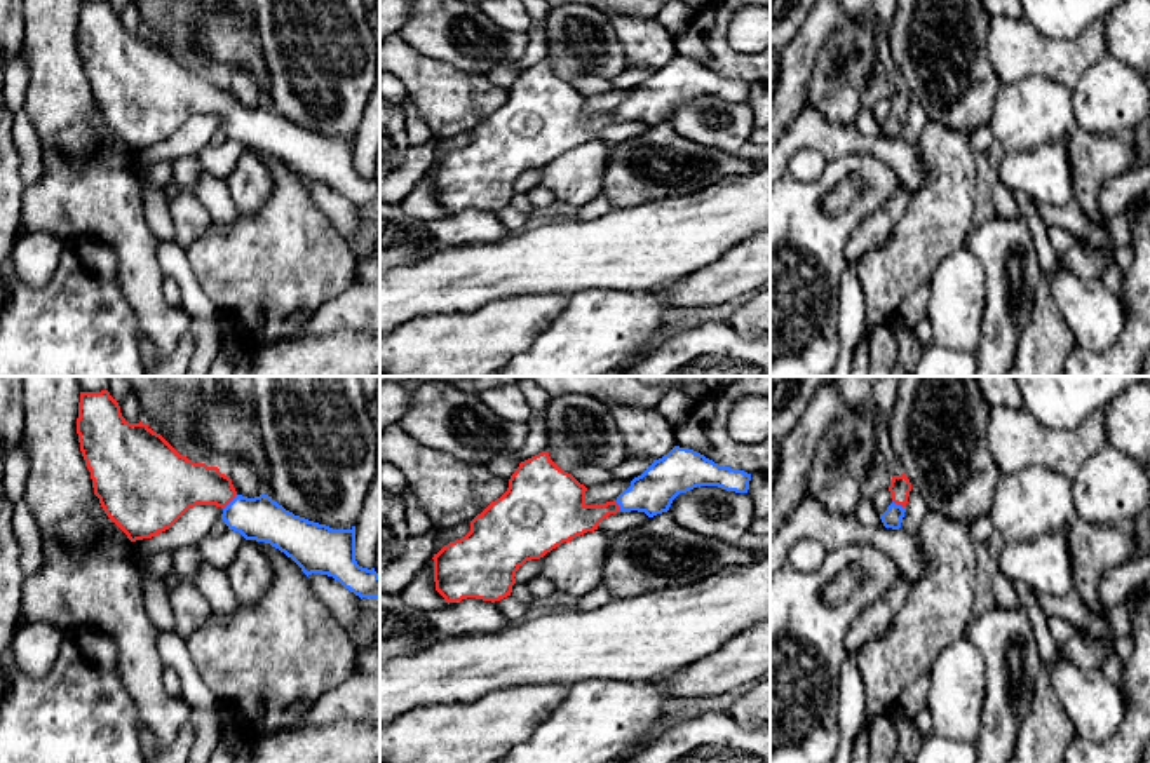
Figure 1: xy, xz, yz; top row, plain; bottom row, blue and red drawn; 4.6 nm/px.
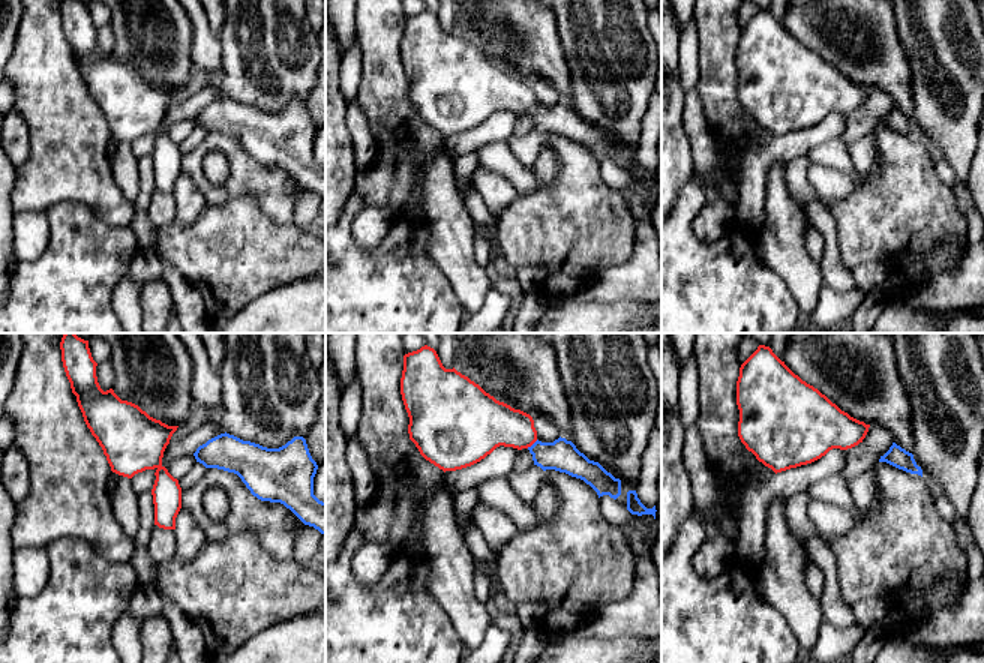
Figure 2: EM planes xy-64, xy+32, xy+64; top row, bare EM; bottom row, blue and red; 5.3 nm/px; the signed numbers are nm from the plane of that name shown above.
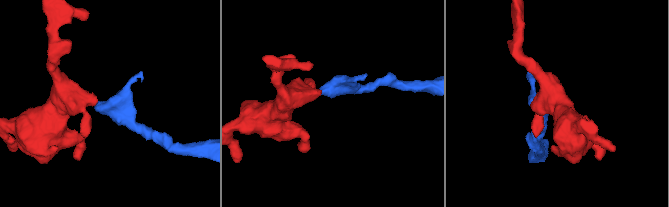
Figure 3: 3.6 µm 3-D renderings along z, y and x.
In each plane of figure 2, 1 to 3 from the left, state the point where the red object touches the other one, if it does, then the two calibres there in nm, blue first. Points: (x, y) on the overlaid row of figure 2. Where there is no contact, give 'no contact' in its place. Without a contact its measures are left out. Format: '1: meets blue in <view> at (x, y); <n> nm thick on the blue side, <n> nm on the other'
1: no contact
2: meets blue in xy+32 at (533, 444); 170 nm thick on the blue side, 260 nm on the other
3: no contact

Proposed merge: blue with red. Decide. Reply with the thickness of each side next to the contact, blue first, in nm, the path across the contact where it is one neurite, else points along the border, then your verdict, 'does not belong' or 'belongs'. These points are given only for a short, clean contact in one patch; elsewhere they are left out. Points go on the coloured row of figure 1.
200/240 nm | across xy (260, 518), (243, 514), (230, 502), (216, 488), (180, 483) | belongs

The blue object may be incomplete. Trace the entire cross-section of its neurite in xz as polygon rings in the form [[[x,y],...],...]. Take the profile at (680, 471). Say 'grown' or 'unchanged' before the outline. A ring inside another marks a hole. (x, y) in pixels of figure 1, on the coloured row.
grown; [[[674,446],[634,477],[613,502],[587,505],[587,488],[559,469],[547,451],[542,451],[519,463],[509,479],[507,491],[470,521],[470,531],[465,537],[434,554],[436,591],[448,604],[467,598],[500,601],[511,596],[516,571],[526,561],[540,559],[563,542],[598,530],[598,524],[610,514],[638,510],[653,517],[667,512],[680,493],[697,486],[748,493],[749,481],[751,474],[744,470],[718,465],[693,449]]]

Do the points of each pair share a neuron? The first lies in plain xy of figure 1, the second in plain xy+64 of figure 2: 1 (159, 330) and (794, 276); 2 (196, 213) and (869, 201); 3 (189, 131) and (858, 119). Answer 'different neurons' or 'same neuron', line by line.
1: same neuron
2: different neurons
3: different neurons

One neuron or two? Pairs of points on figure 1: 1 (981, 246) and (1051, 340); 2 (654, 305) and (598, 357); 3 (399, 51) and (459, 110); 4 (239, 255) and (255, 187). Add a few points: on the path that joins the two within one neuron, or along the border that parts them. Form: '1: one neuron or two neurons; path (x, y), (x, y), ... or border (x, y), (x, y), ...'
1: two neurons; border (1042, 274), (1034, 295), (1032, 314), (1014, 351)
2: one neuron; path (640, 316), (612, 344)
3: one neuron; path (413, 65), (445, 96)
4: two neurons; border (272, 178), (272, 194), (251, 213), (239, 215)

